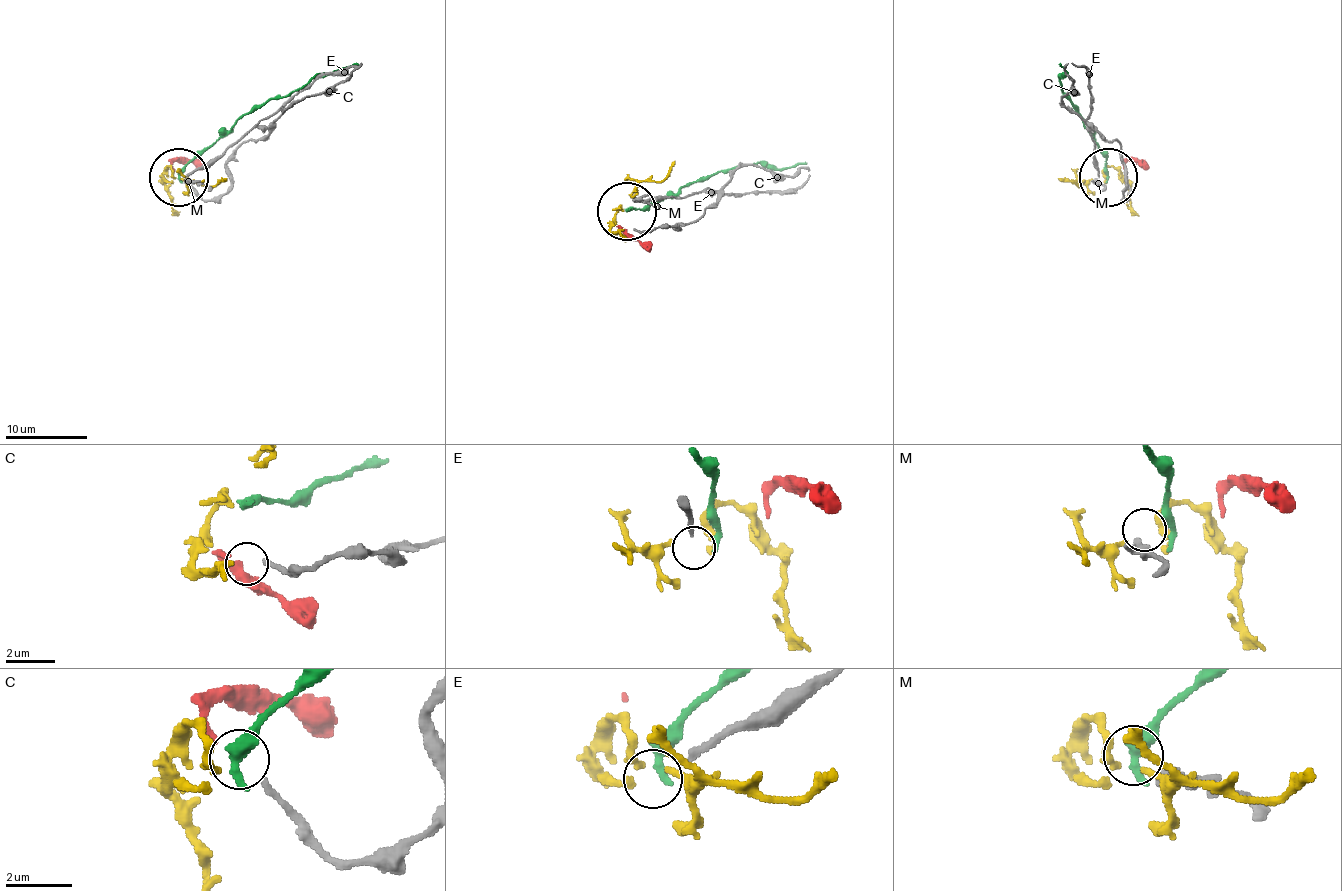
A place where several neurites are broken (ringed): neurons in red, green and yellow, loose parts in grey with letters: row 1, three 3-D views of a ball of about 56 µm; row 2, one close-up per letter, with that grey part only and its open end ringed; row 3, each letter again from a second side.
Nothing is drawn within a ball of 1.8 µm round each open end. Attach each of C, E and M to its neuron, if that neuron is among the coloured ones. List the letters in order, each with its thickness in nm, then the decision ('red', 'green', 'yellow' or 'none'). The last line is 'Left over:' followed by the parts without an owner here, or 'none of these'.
C: calibre 180 nm; red
E: calibre 190 nm; none
M: calibre 240 nm; yellow
Left over: E

